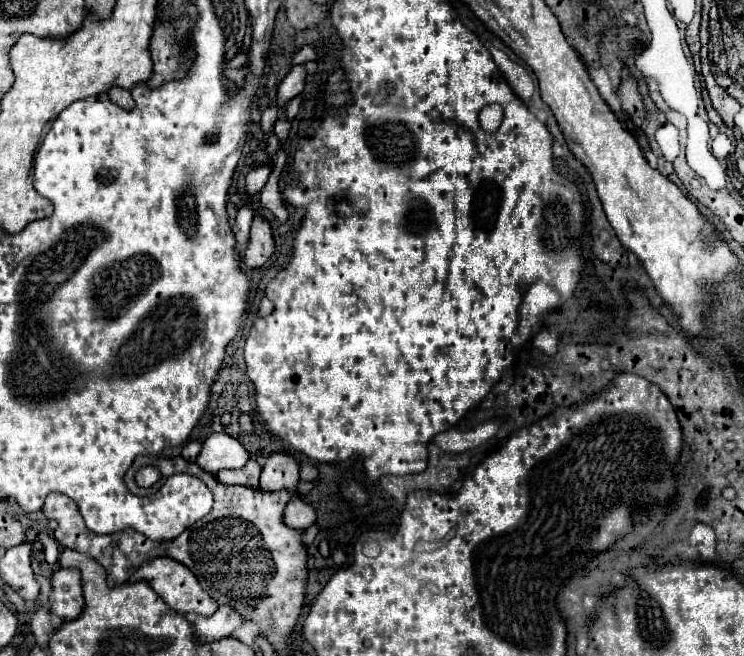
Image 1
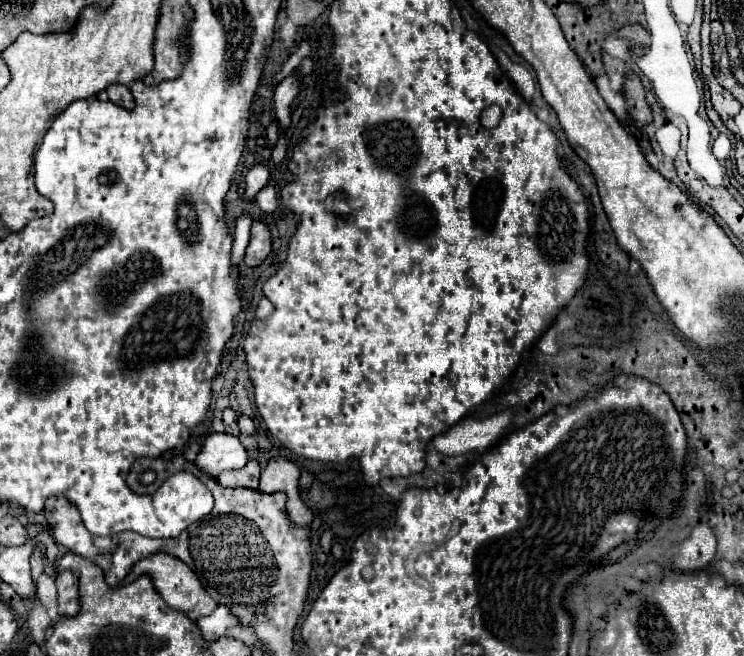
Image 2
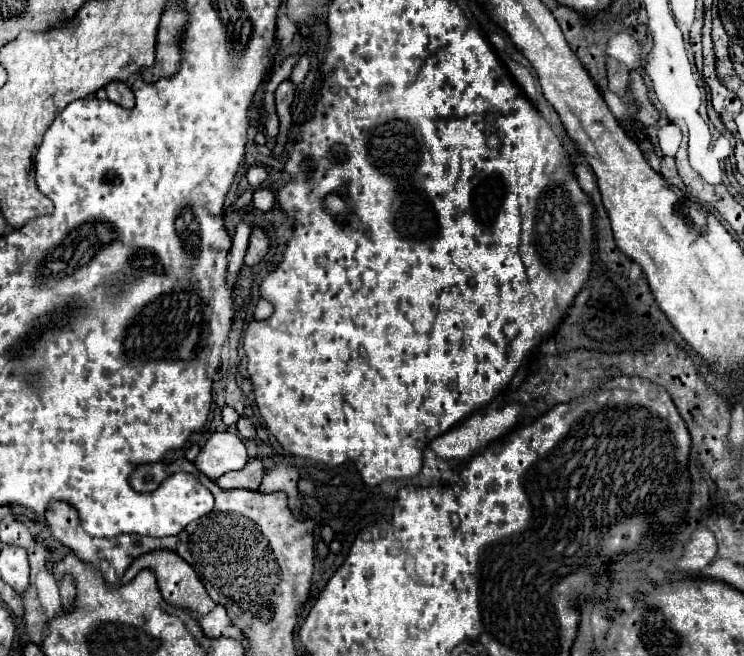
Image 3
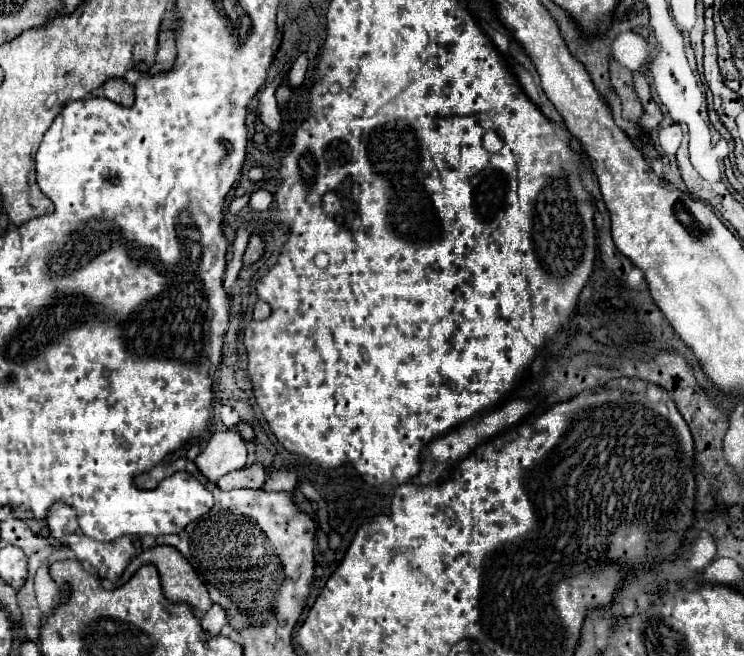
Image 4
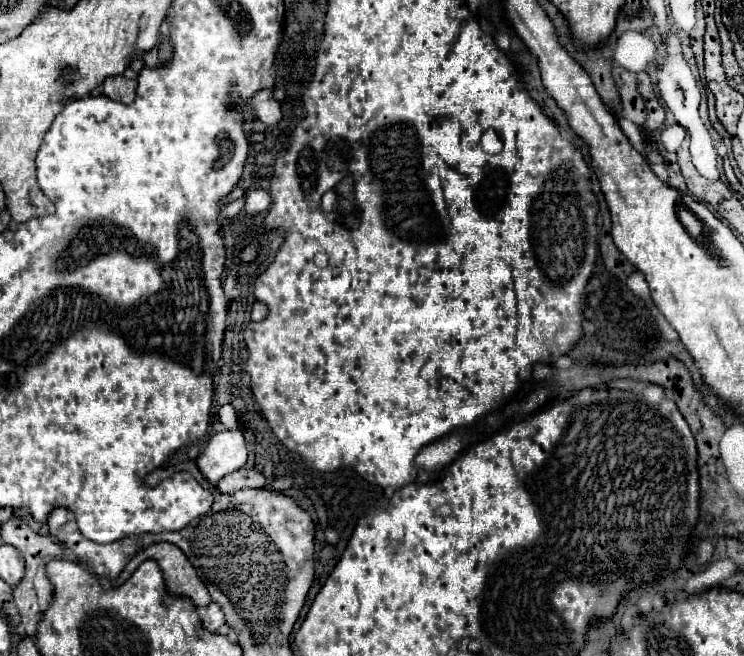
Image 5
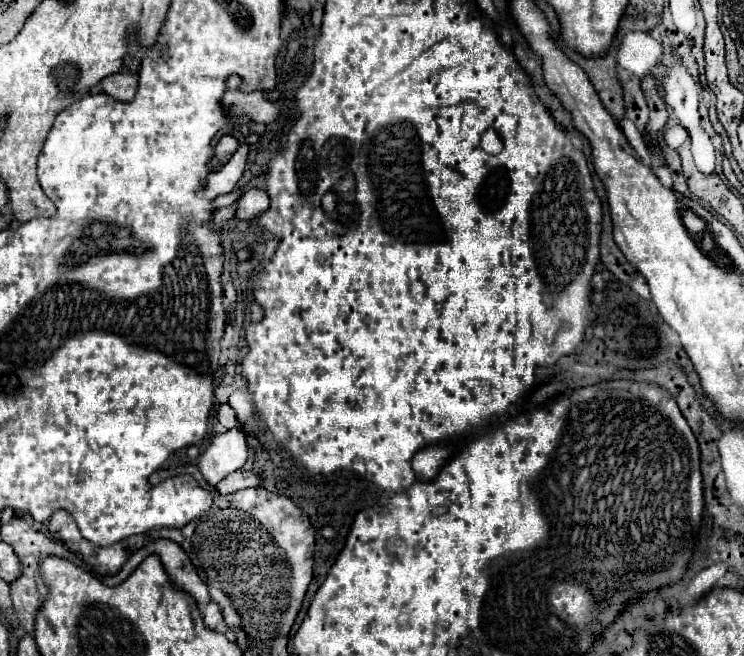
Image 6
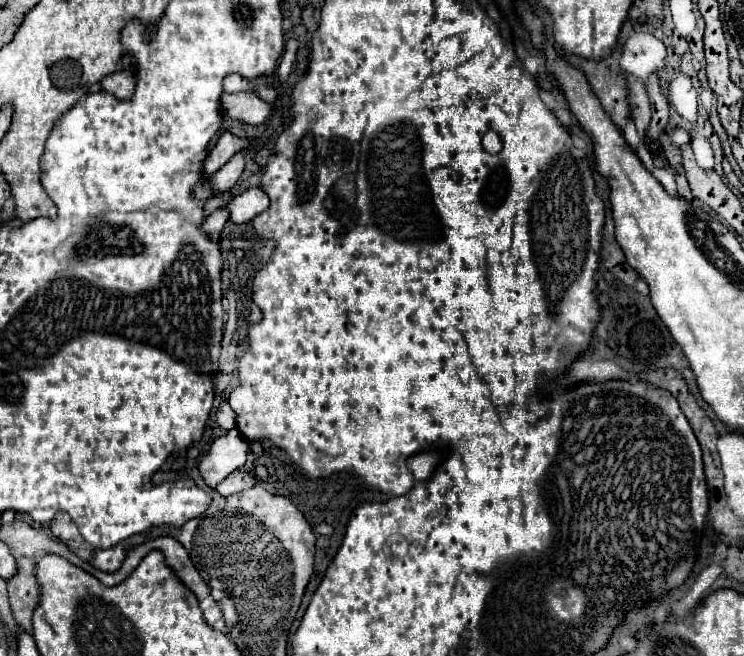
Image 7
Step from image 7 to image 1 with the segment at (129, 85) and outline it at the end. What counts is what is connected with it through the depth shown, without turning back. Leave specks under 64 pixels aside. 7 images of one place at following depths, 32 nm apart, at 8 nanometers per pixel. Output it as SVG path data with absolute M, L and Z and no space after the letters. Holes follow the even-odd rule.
M112 88L112 90L108 90L108 98L114 104L118 104L120 108L124 108L124 110L132 110L134 108L134 98L132 98L130 90L126 90L126 88Z

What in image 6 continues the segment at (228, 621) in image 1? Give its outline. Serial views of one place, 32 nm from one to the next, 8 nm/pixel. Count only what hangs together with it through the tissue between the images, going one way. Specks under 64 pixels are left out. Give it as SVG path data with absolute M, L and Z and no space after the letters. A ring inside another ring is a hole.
M210 602L204 610L204 622L208 628L216 628L216 624L222 620L222 610L218 608L216 602Z

